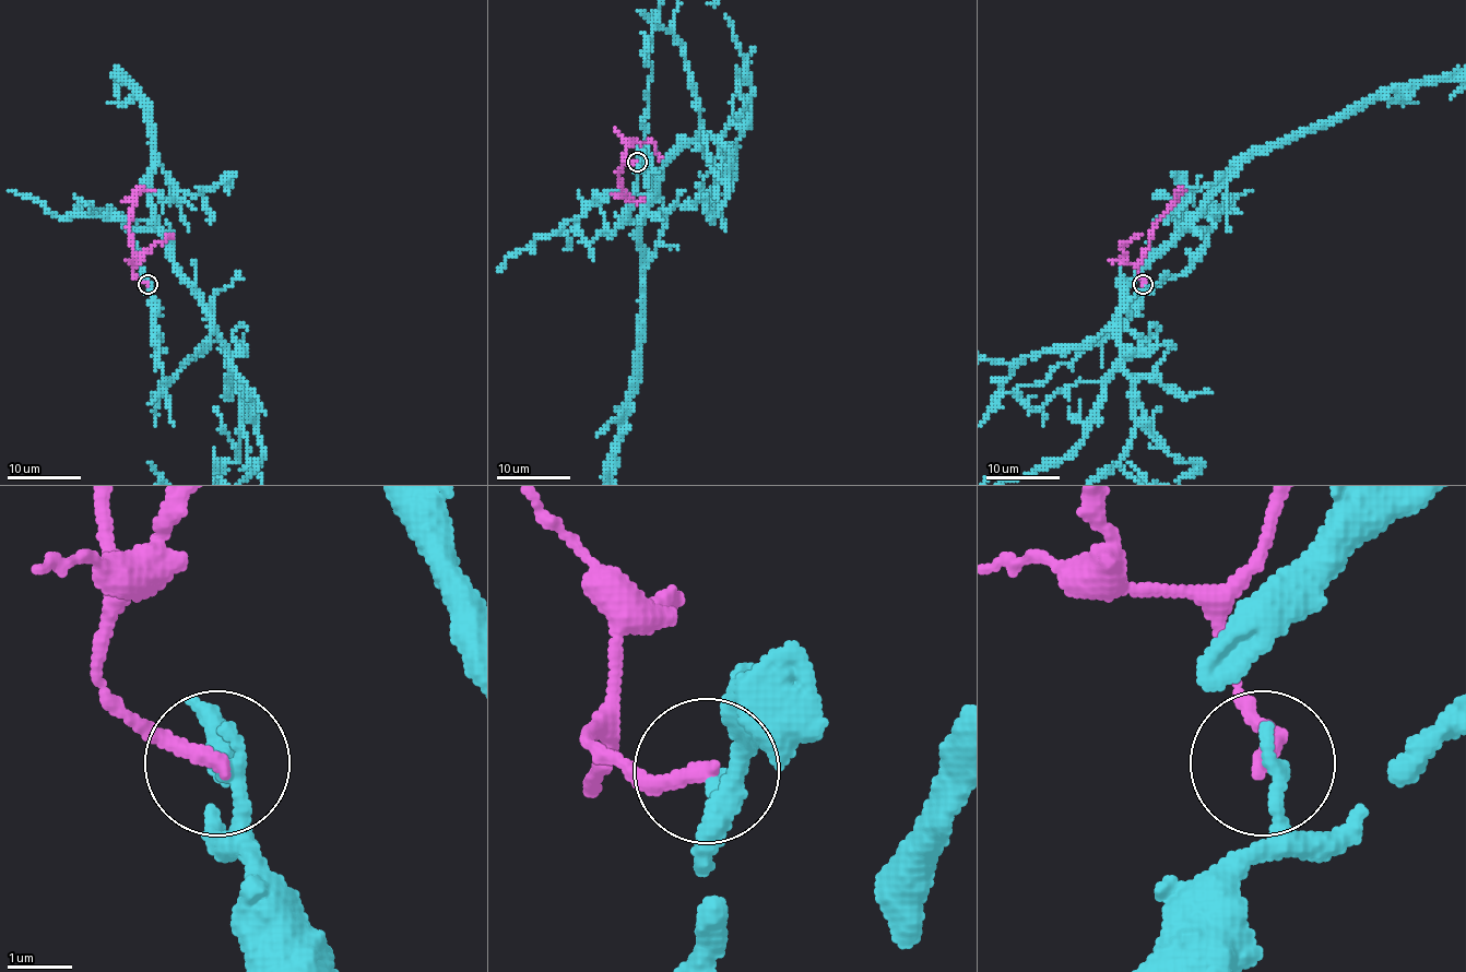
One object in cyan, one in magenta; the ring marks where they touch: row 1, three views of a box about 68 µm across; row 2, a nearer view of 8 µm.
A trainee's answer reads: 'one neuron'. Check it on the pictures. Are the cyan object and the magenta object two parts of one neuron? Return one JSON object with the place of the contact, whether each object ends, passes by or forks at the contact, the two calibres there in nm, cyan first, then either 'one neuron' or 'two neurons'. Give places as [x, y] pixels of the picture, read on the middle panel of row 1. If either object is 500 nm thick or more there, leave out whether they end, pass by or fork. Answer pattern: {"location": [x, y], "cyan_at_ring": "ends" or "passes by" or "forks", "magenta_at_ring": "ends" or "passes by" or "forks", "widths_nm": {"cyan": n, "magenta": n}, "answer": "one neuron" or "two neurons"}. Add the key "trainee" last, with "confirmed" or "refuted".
{"location": [637, 162], "cyan_at_ring": "ends", "magenta_at_ring": "ends", "widths_nm": {"cyan": 280, "magenta": 280}, "answer": "two neurons", "trainee": "refuted"}

